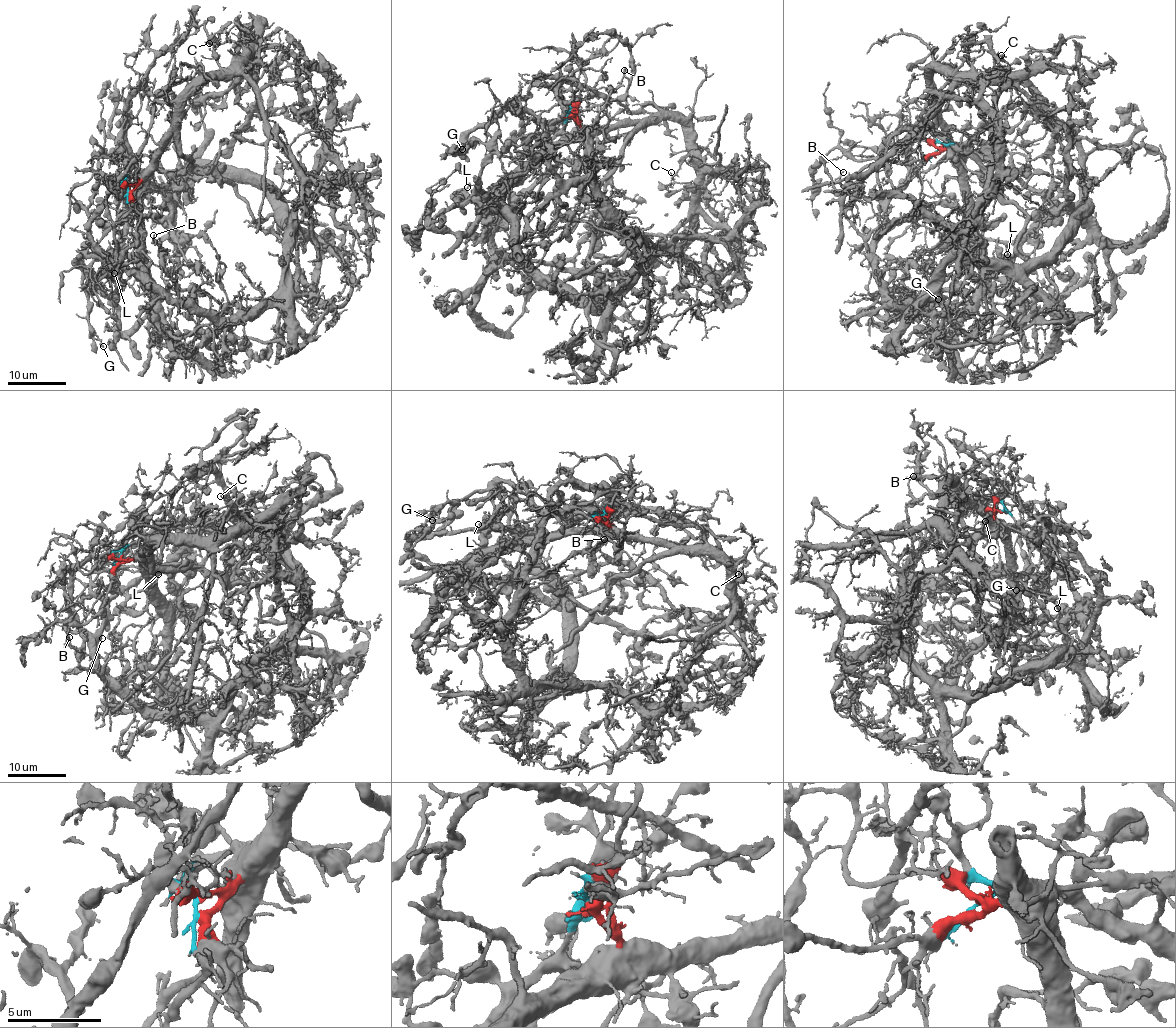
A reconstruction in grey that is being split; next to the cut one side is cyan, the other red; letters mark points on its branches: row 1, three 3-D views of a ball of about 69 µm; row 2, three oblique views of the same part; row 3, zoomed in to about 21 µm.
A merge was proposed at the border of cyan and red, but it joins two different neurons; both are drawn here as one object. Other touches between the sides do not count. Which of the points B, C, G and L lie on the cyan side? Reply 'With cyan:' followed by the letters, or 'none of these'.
With cyan: B, G, L

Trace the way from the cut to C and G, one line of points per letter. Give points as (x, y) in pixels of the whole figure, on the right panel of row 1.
C: (938, 149), (945, 138), (932, 102), (933, 70), (987, 73), (996, 59), (1004, 60), (1001, 55)
G: (939, 150), (919, 129), (908, 172), (884, 204), (889, 220), (947, 202), (976, 219), (977, 259), (939, 299)

